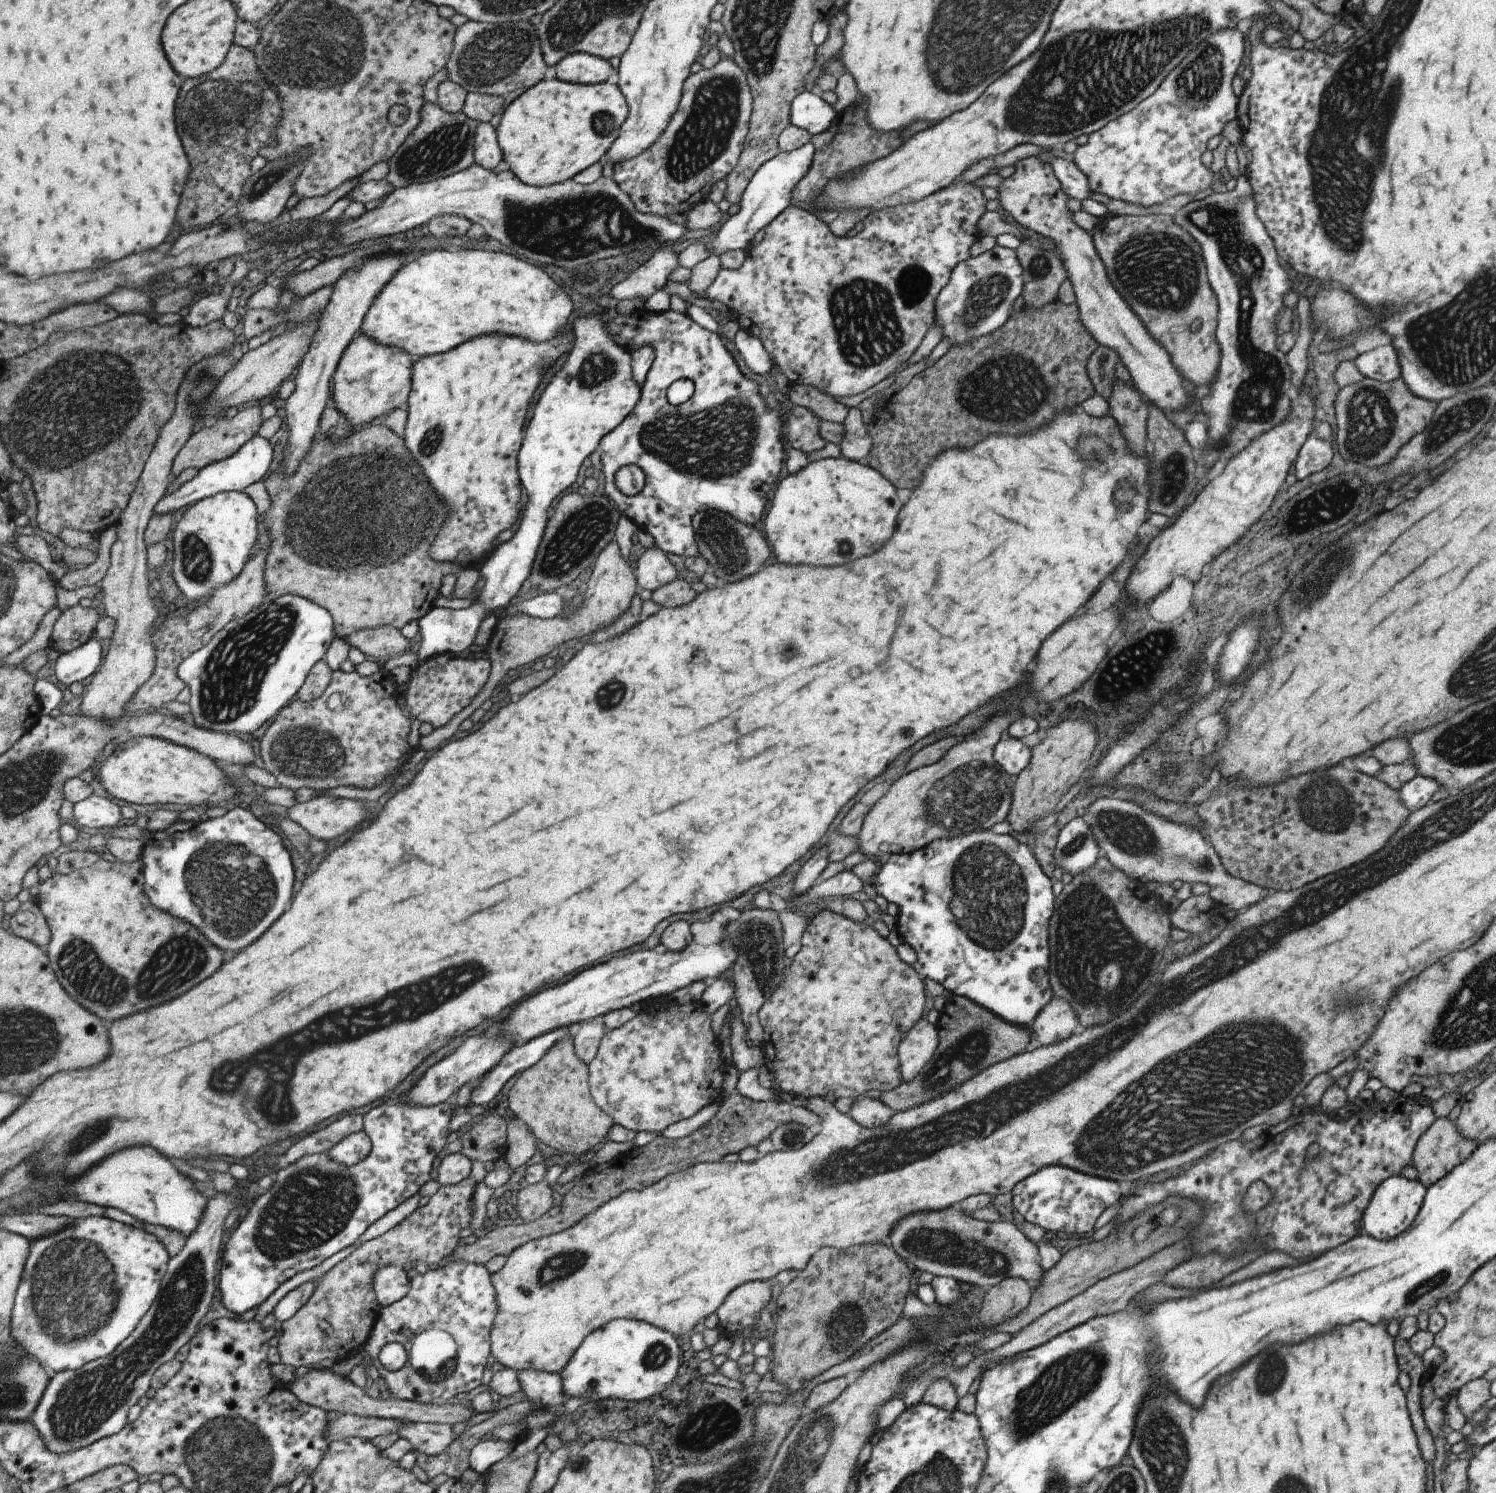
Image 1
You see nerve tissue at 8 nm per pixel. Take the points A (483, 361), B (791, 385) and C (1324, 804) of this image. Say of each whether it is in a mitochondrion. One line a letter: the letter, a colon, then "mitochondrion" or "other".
A: other
B: other
C: mitochondrion

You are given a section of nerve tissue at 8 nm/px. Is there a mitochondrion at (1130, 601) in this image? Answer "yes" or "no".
no

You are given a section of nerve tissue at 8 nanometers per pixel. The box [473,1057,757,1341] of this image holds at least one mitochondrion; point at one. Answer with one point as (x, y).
(558, 1268)

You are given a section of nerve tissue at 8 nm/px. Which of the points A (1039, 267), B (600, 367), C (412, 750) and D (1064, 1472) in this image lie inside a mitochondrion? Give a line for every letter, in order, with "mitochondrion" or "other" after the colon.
A: mitochondrion
B: mitochondrion
C: other
D: other

